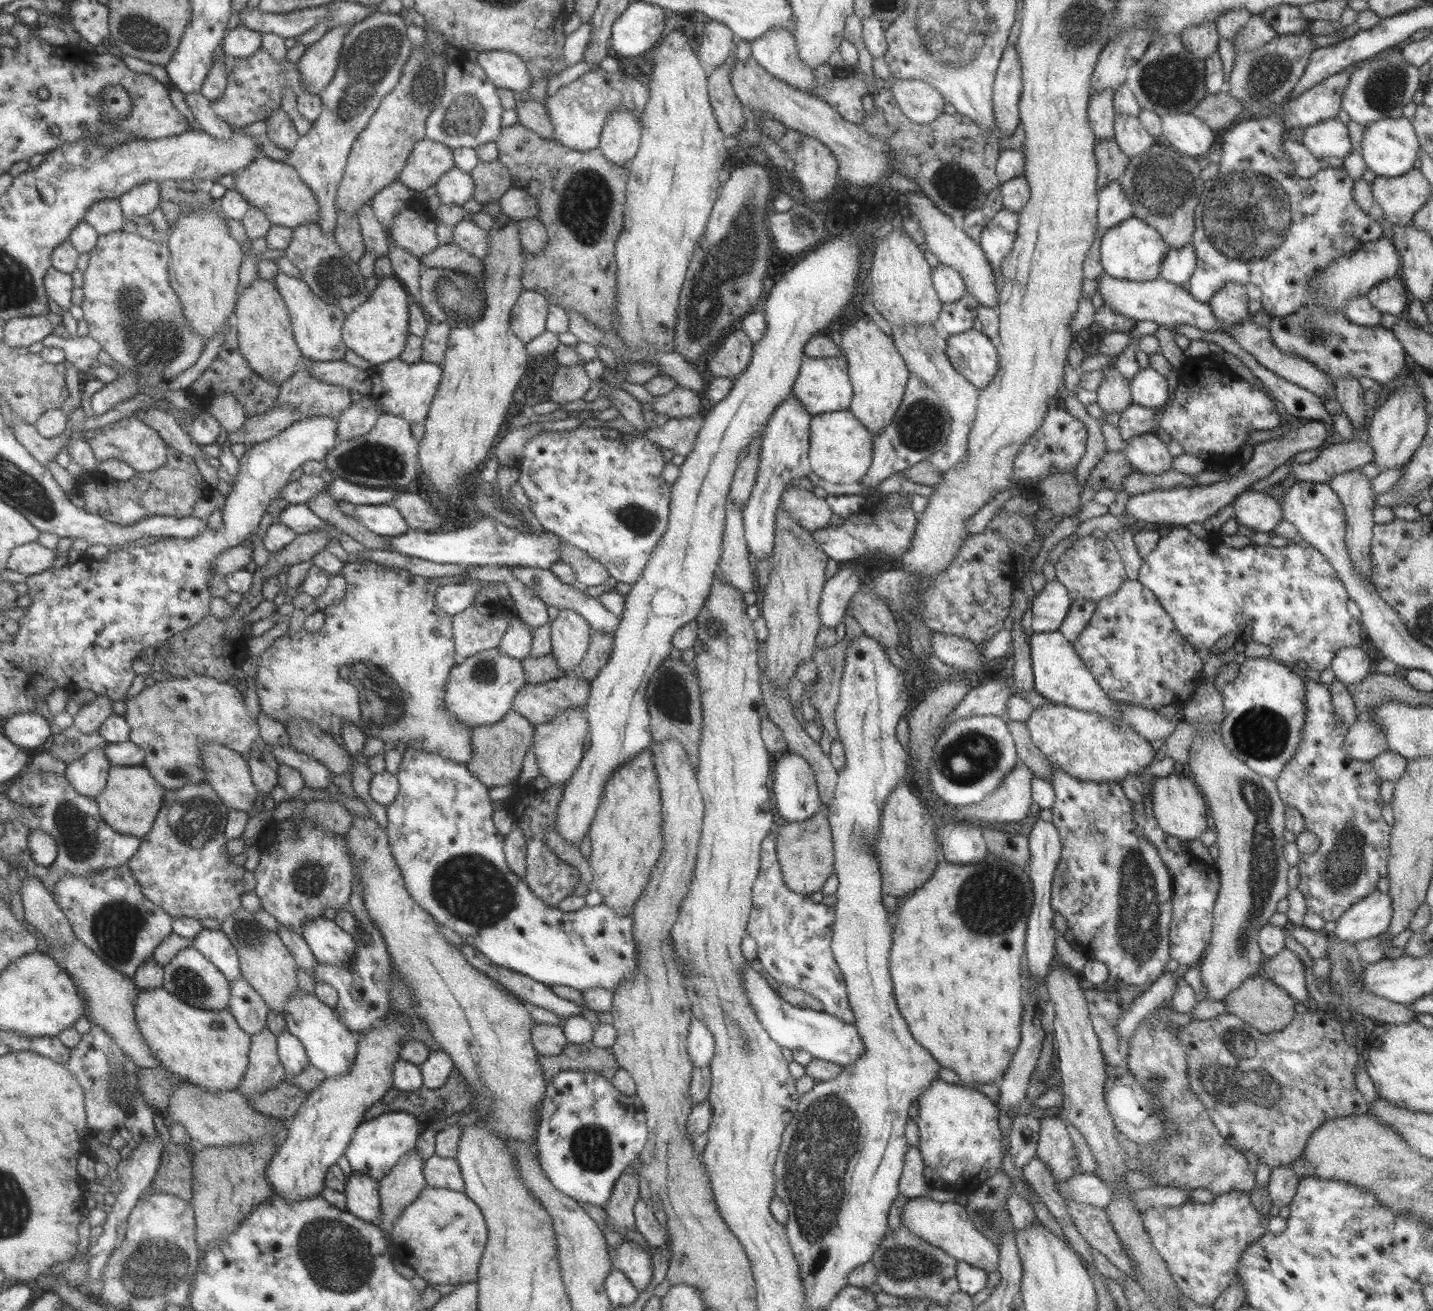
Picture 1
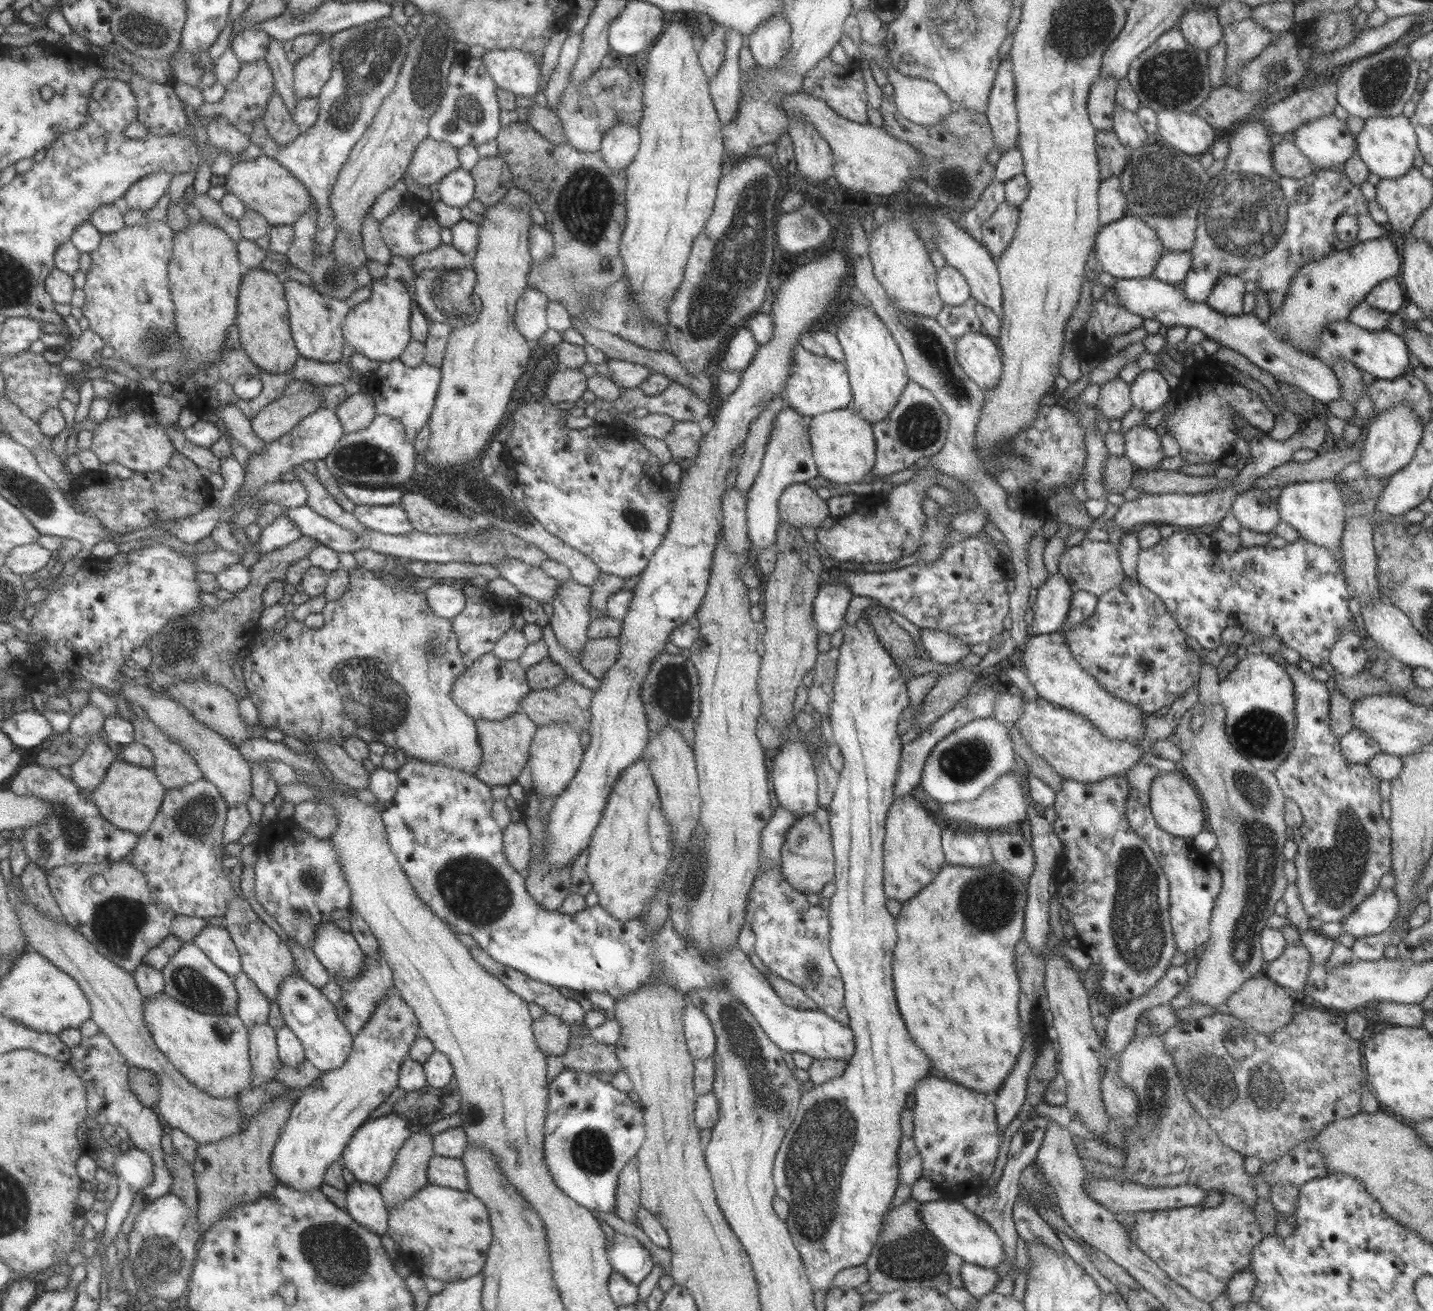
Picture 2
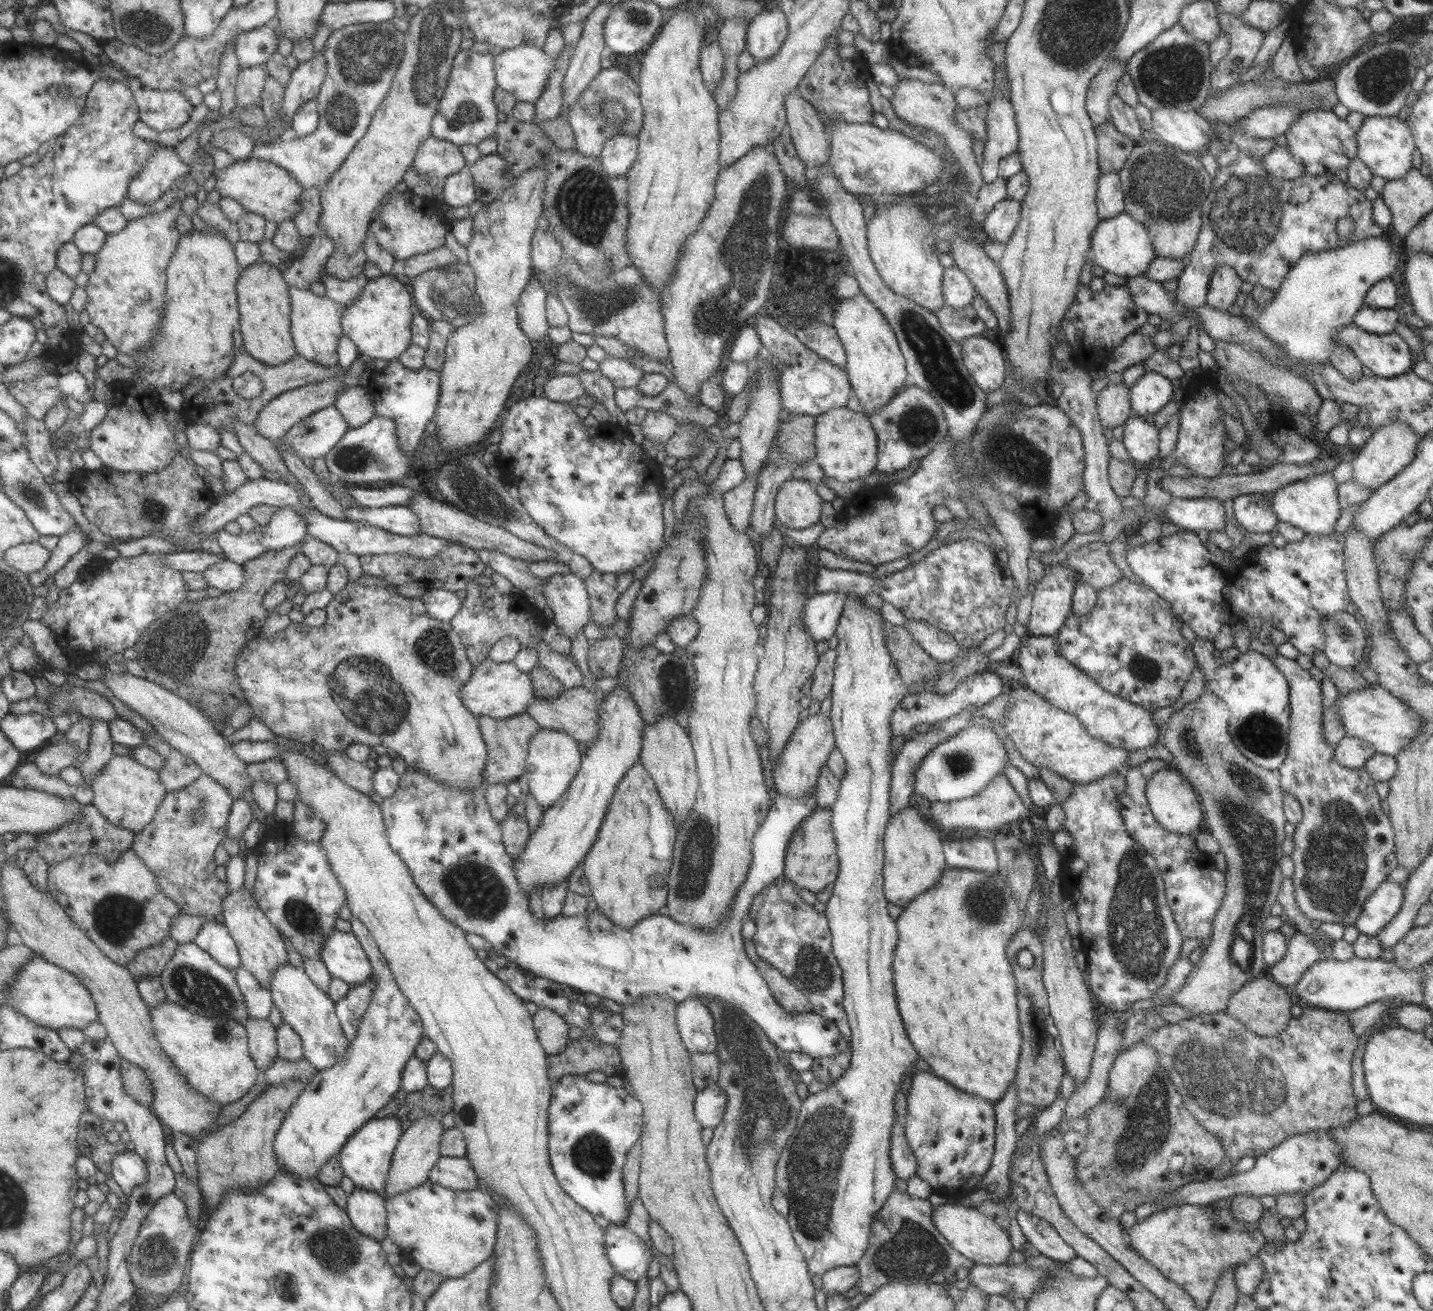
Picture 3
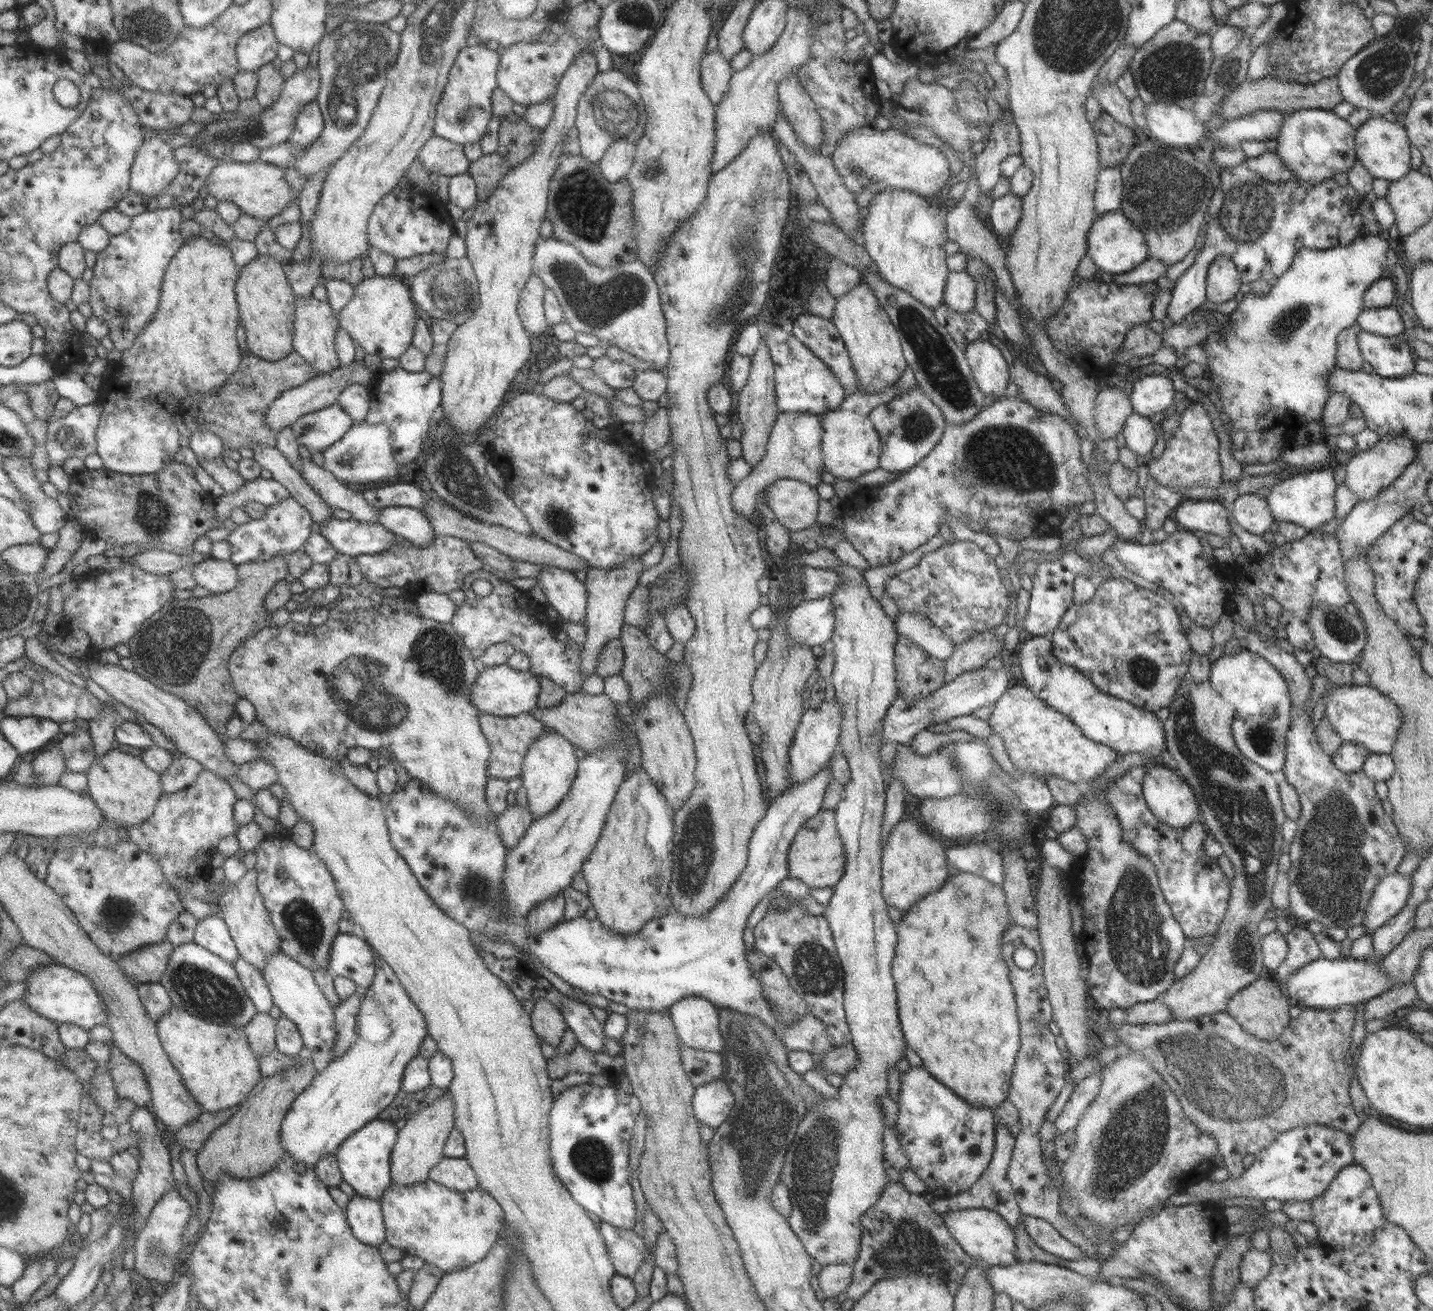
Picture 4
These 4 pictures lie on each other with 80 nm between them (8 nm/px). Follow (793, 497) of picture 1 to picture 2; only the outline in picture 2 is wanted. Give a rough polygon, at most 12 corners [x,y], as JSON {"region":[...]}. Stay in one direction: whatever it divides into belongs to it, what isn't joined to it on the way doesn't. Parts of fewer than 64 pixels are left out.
{"region":[[795,483],[778,498],[781,522],[819,527],[829,516],[815,486]]}

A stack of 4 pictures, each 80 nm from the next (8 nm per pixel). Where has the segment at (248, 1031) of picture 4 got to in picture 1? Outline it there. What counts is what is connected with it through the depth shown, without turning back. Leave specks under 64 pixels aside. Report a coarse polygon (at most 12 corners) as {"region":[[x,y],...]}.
{"region":[[252,1034],[236,1090],[255,1099],[283,1081],[276,1035]]}

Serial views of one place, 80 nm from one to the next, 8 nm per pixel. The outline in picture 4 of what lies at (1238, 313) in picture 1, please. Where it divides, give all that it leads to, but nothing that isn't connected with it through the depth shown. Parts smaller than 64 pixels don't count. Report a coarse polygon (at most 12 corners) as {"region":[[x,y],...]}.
{"region":[[1228,256],[1206,272],[1205,299],[1227,302],[1241,285]]}

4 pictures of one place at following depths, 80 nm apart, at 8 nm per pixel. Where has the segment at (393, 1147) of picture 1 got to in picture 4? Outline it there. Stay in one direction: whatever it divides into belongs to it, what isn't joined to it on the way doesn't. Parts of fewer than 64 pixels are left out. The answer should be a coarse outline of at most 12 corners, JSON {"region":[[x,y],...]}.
{"region":[[374,1119],[335,1156],[355,1193],[379,1200],[390,1186],[397,1139],[391,1120]]}

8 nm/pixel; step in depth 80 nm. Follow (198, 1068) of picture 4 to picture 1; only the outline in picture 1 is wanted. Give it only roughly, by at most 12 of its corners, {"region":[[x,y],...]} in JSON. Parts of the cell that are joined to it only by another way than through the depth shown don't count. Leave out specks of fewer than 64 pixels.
{"region":[[138,989],[140,1035],[163,1069],[239,1086],[250,1036],[228,1010]]}

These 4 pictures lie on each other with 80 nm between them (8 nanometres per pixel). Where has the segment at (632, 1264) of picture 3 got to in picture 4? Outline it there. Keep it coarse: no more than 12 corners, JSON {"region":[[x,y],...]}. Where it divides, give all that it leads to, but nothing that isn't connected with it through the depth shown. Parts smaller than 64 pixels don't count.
{"region":[[602,1221],[614,1274],[632,1278],[646,1257],[644,1240],[632,1230]]}

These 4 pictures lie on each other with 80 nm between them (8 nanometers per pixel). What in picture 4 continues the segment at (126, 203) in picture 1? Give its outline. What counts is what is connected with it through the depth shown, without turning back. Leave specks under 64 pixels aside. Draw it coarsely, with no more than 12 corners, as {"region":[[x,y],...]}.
{"region":[[158,136],[142,138],[130,189],[159,195],[177,173],[173,150]]}

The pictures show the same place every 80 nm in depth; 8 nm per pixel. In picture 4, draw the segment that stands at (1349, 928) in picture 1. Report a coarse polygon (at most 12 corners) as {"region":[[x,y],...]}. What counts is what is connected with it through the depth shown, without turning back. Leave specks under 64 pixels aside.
{"region":[[1411,875],[1382,878],[1360,925],[1367,933],[1397,914],[1412,889]]}

